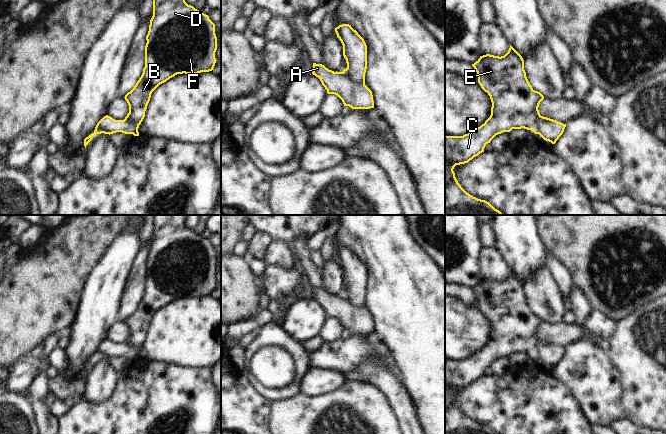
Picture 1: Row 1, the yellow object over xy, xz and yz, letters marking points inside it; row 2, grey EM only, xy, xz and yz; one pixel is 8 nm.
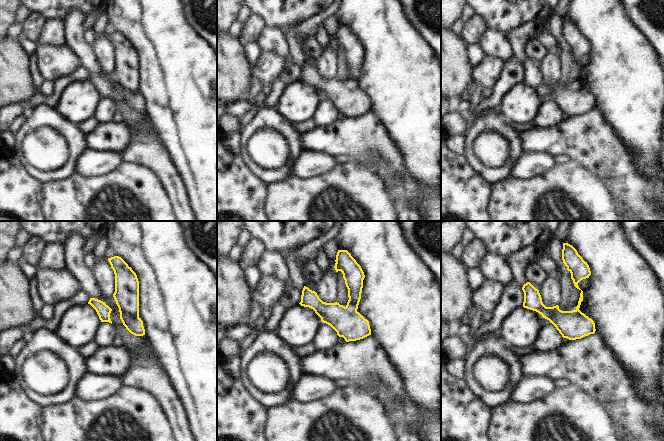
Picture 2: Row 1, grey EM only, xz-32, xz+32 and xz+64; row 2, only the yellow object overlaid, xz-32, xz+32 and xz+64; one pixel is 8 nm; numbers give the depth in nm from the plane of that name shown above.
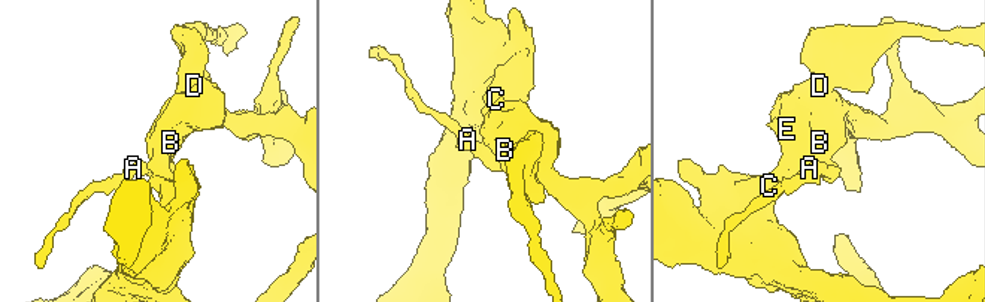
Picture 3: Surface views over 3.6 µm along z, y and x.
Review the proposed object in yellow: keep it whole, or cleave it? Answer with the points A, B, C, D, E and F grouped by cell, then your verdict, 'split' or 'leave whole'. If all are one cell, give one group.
groups A / B C D E F; split

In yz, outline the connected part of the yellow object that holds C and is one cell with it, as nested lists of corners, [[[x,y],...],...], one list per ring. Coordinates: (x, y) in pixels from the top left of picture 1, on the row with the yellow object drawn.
[[[510,45],[504,56],[486,54],[472,64],[481,88],[490,96],[491,115],[480,127],[463,136],[445,136],[445,215],[503,215],[489,202],[467,193],[458,183],[453,171],[456,165],[468,163],[484,152],[485,146],[498,134],[512,129],[534,131],[541,116],[538,110],[544,96],[530,85],[522,56]]]

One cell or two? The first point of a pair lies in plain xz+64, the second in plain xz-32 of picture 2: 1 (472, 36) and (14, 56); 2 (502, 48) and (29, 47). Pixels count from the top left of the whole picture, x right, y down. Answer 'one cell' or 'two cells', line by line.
1: two cells
2: two cells

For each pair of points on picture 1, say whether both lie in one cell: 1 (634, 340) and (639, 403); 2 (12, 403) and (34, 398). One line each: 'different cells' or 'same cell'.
1: same cell
2: different cells

